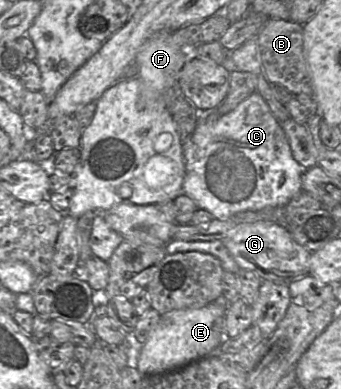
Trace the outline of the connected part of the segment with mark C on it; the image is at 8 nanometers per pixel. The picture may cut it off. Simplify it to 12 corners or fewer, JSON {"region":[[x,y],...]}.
{"region":[[258,92],[182,142],[215,219],[284,206],[305,169]]}

